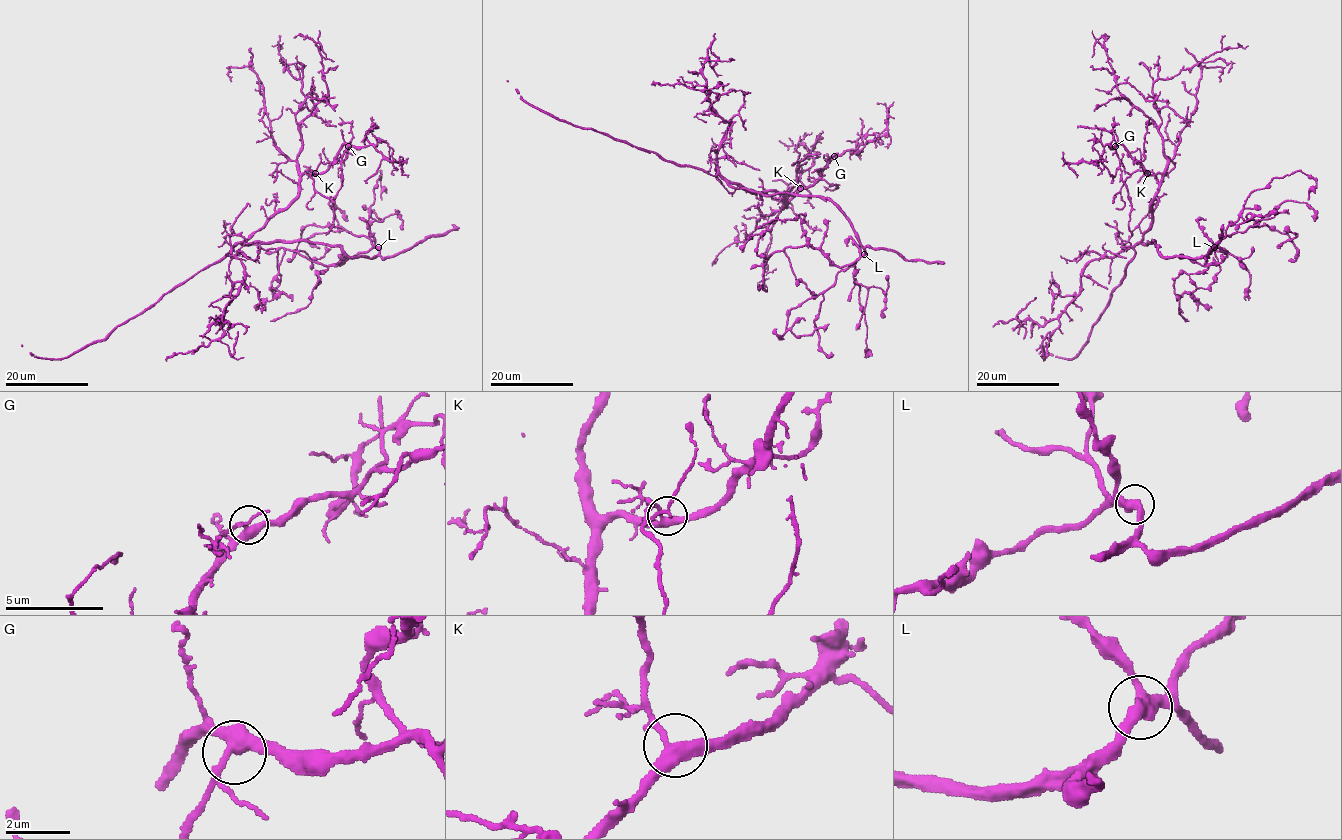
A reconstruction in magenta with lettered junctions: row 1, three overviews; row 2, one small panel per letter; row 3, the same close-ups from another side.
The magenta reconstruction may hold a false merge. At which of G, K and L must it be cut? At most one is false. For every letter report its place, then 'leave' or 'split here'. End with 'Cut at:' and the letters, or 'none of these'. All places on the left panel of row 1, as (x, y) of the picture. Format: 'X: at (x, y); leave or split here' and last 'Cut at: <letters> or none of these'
G: at (348, 146); leave
K: at (315, 173); leave
L: at (378, 247); leave
Cut at: none of these

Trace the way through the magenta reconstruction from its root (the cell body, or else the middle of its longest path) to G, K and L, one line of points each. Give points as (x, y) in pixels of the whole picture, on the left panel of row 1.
G: (281, 241), (243, 242), (296, 196), (305, 173), (323, 172), (338, 150), (344, 144), (348, 146)
K: (281, 241), (243, 242), (296, 196), (303, 173), (315, 173)
L: (281, 241), (338, 245), (349, 256), (374, 257), (379, 251), (378, 247)

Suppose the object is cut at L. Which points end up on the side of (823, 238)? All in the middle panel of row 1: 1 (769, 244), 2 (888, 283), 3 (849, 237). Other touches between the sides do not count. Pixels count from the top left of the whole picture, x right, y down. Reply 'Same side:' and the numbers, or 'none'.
Same side: 2, 3

